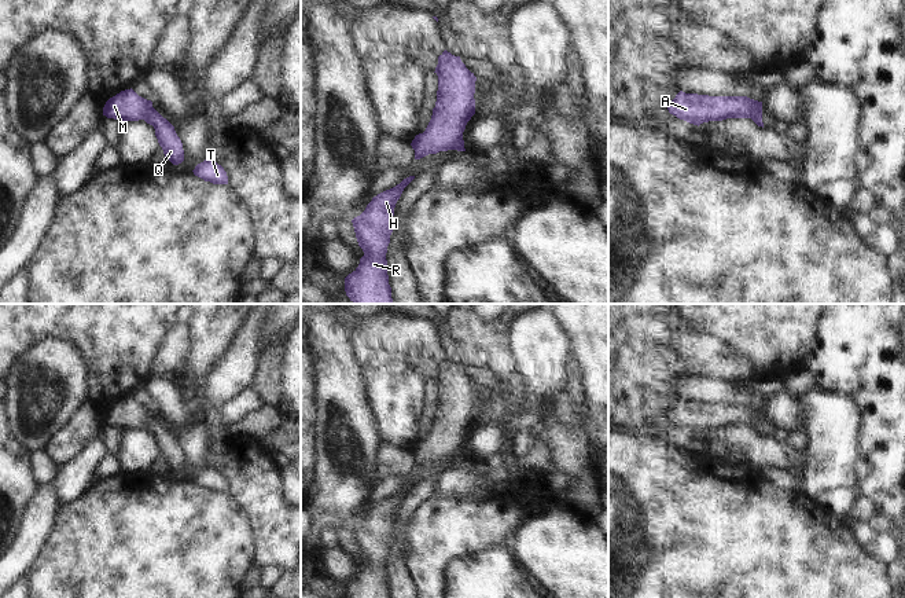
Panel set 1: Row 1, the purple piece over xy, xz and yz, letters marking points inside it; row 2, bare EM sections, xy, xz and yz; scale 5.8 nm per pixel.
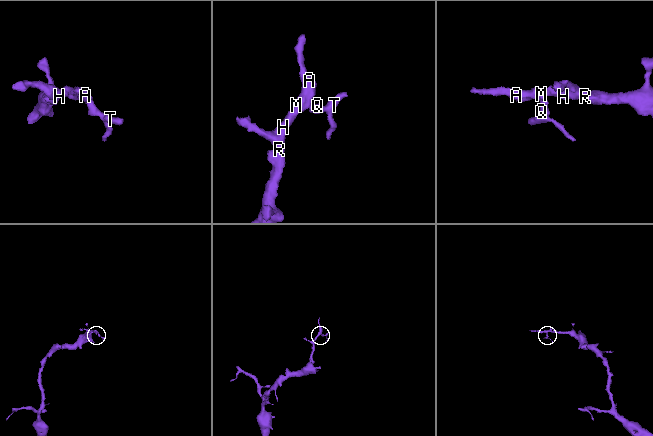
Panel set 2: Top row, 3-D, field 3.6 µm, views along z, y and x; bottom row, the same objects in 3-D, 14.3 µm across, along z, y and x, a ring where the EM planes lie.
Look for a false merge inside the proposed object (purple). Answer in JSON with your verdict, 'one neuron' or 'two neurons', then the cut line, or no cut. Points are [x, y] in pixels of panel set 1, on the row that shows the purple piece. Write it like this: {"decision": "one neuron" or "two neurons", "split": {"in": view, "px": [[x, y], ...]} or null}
{"decision": "two neurons", "split": {"in": "yz", "px": [[761, 109], [757, 109], [749, 117]]}}

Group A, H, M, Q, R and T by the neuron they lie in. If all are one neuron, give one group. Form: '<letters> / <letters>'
A H M R / Q T

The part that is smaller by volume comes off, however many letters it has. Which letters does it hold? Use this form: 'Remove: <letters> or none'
Remove: Q, T

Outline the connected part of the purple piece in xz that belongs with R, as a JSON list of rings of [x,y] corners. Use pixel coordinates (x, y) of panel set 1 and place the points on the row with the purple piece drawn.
[[[409,176],[378,194],[365,210],[352,220],[358,246],[364,252],[358,267],[345,278],[346,296],[354,304],[393,304],[386,253],[396,203],[413,179],[415,176]]]

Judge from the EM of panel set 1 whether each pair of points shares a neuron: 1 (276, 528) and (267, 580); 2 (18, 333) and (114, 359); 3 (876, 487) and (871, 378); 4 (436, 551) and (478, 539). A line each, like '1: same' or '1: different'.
1: different
2: same
3: same
4: same

